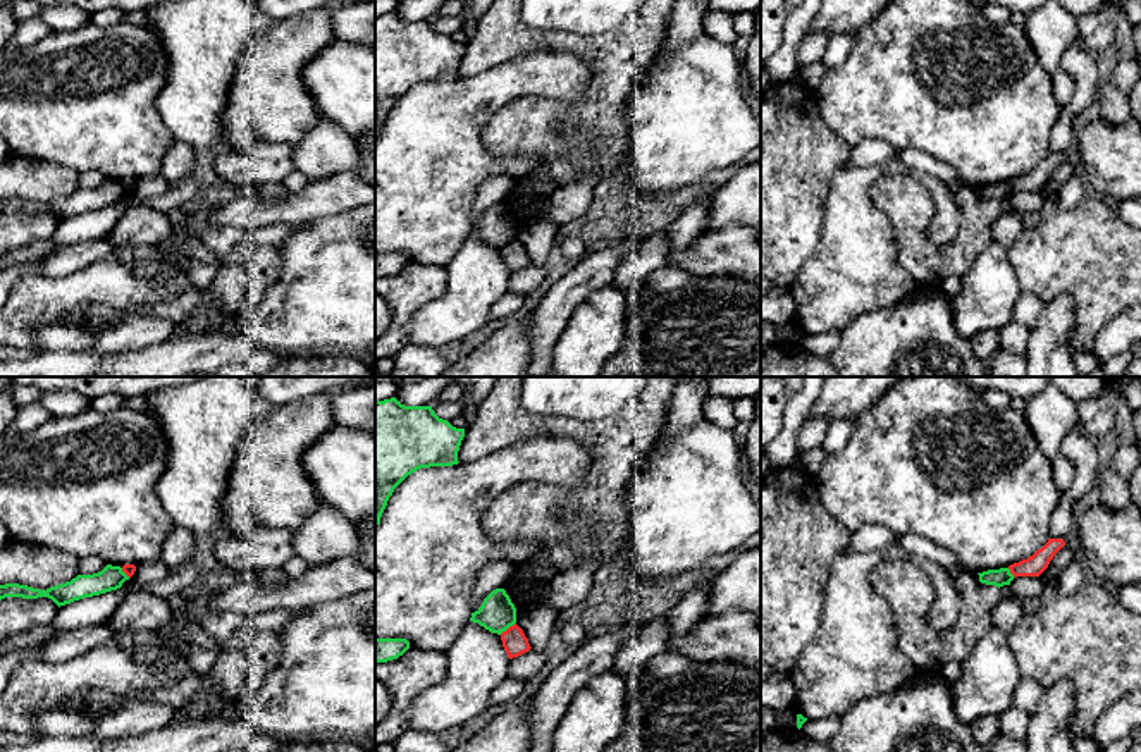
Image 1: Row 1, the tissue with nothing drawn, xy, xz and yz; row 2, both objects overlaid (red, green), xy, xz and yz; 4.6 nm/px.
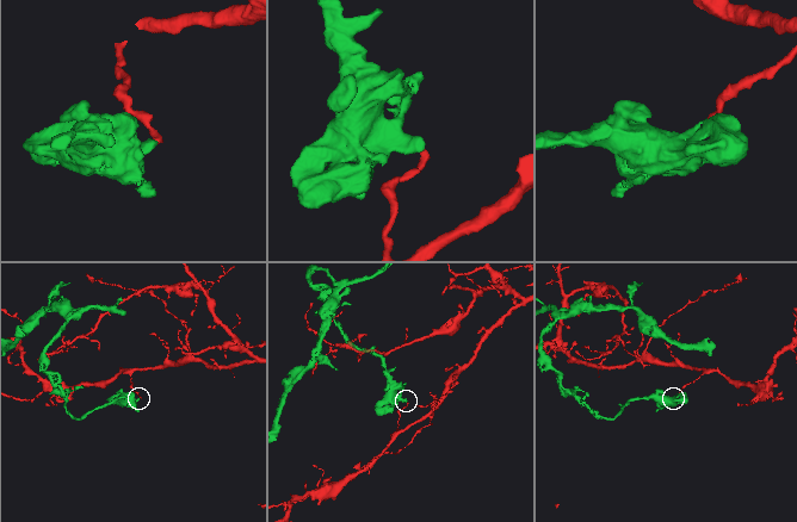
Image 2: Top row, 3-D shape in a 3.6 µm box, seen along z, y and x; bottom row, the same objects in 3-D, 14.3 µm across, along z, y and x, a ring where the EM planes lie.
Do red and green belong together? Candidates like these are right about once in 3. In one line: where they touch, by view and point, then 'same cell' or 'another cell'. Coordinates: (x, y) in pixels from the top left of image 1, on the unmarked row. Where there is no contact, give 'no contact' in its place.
meets red in xz at (508, 243); another cell

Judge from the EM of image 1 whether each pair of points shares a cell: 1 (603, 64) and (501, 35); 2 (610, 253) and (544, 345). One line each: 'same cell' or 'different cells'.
1: same cell
2: same cell

